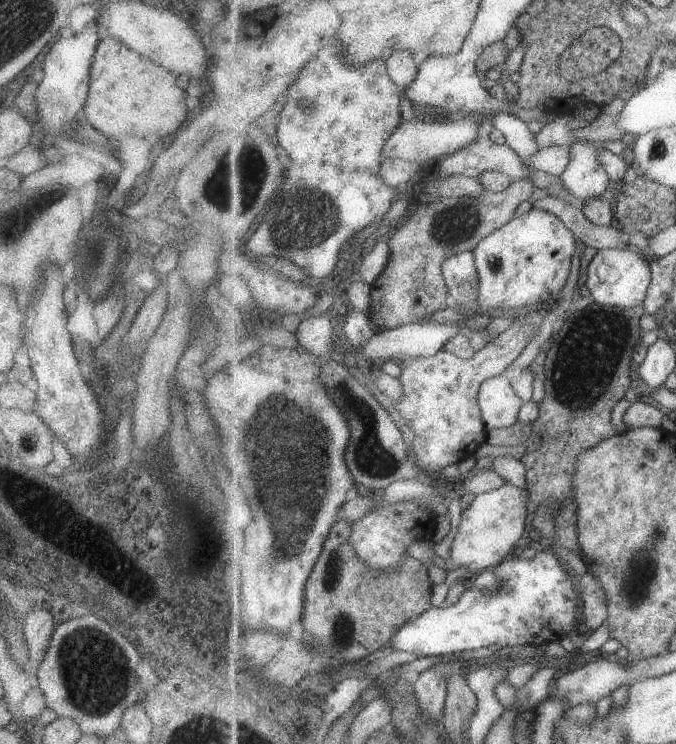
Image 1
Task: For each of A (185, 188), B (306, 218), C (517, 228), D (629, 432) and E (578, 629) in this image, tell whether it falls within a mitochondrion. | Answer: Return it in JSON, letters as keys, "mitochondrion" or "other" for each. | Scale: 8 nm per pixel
{"A":"other","B":"mitochondrion","C":"other","D":"other","E":"other"}

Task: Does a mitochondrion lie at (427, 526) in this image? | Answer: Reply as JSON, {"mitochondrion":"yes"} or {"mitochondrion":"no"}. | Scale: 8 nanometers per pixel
{"mitochondrion":"no"}

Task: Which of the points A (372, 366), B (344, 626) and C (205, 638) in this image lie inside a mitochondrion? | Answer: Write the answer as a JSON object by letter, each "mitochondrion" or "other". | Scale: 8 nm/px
{"A":"other","B":"mitochondrion","C":"mitochondrion"}

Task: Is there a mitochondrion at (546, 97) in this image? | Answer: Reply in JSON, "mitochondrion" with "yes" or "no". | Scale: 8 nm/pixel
{"mitochondrion":"no"}

